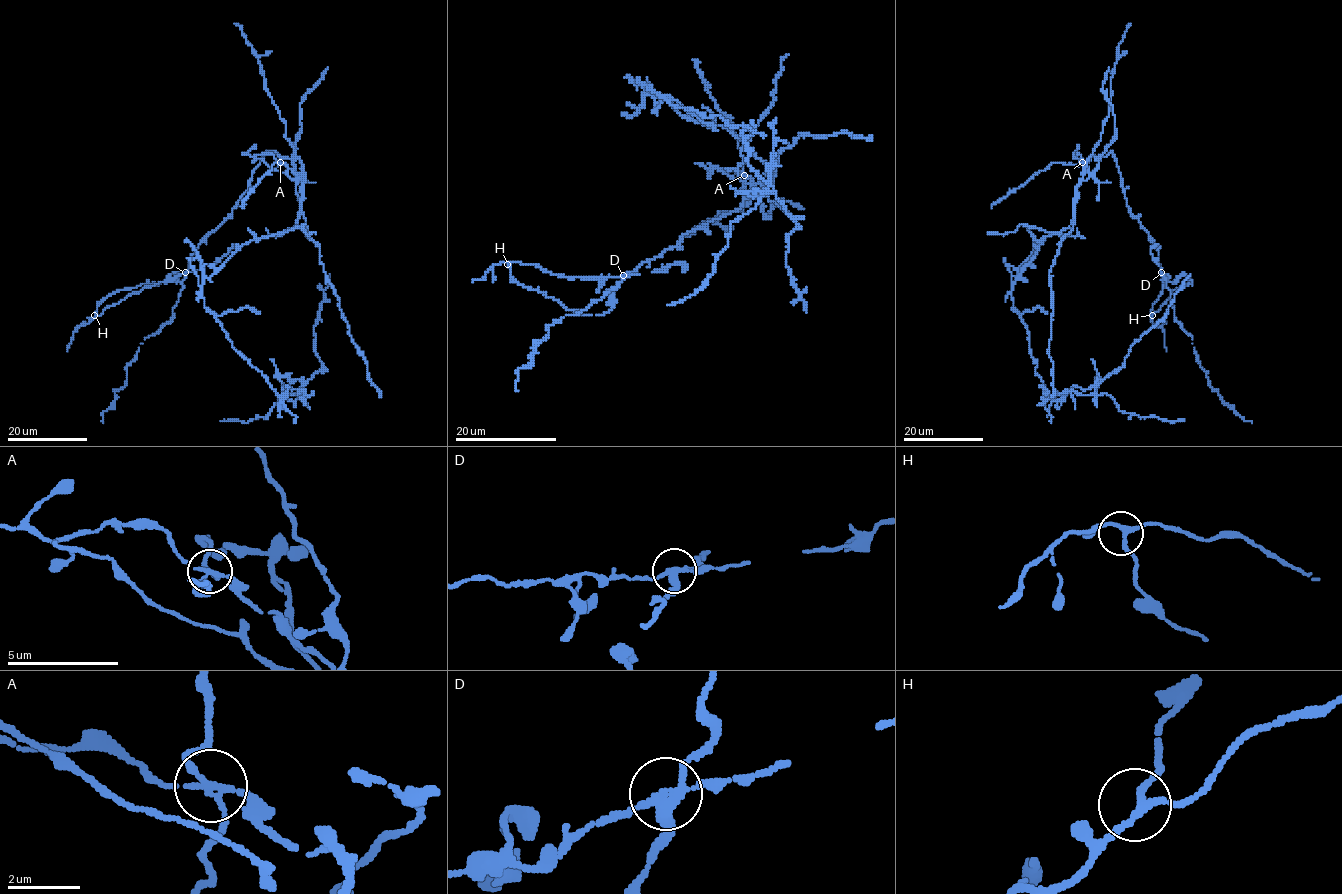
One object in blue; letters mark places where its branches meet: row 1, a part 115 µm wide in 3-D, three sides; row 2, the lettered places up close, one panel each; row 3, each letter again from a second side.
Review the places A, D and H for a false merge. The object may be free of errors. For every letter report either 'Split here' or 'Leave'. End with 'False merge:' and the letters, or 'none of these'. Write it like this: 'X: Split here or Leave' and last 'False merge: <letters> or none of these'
A: Split here
D: Leave
H: Leave
False merge: A

